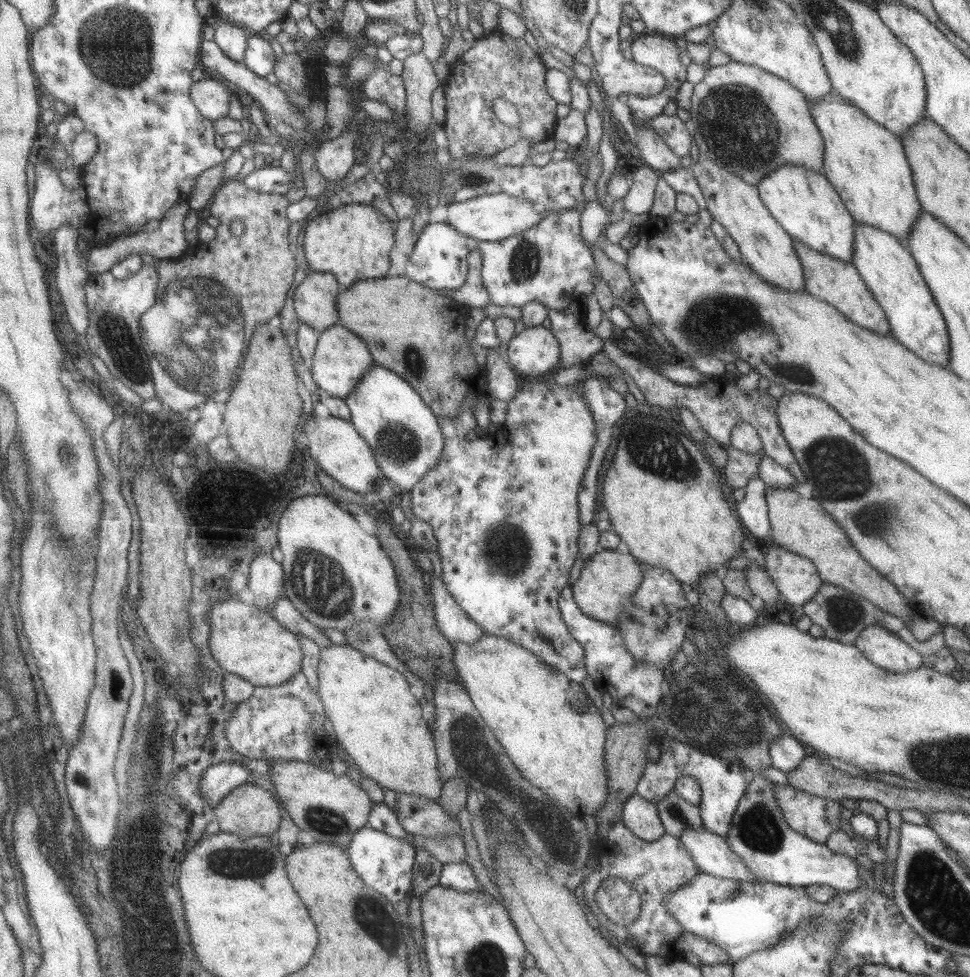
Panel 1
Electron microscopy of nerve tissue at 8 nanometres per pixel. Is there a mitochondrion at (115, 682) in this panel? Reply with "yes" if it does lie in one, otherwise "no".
yes

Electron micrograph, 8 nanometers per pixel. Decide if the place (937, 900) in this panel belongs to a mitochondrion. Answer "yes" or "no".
yes

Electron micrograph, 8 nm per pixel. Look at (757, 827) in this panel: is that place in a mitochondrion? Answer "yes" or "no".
yes

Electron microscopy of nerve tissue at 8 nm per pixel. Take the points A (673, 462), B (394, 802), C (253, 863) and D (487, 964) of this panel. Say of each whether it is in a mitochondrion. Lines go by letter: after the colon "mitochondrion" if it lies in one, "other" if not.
A: mitochondrion
B: other
C: mitochondrion
D: mitochondrion

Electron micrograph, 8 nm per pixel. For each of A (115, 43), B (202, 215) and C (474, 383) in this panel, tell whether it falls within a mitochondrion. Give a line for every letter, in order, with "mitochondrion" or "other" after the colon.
A: mitochondrion
B: other
C: other

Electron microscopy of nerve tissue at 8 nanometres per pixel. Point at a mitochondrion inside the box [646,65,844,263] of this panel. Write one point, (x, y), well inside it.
(738, 123)

